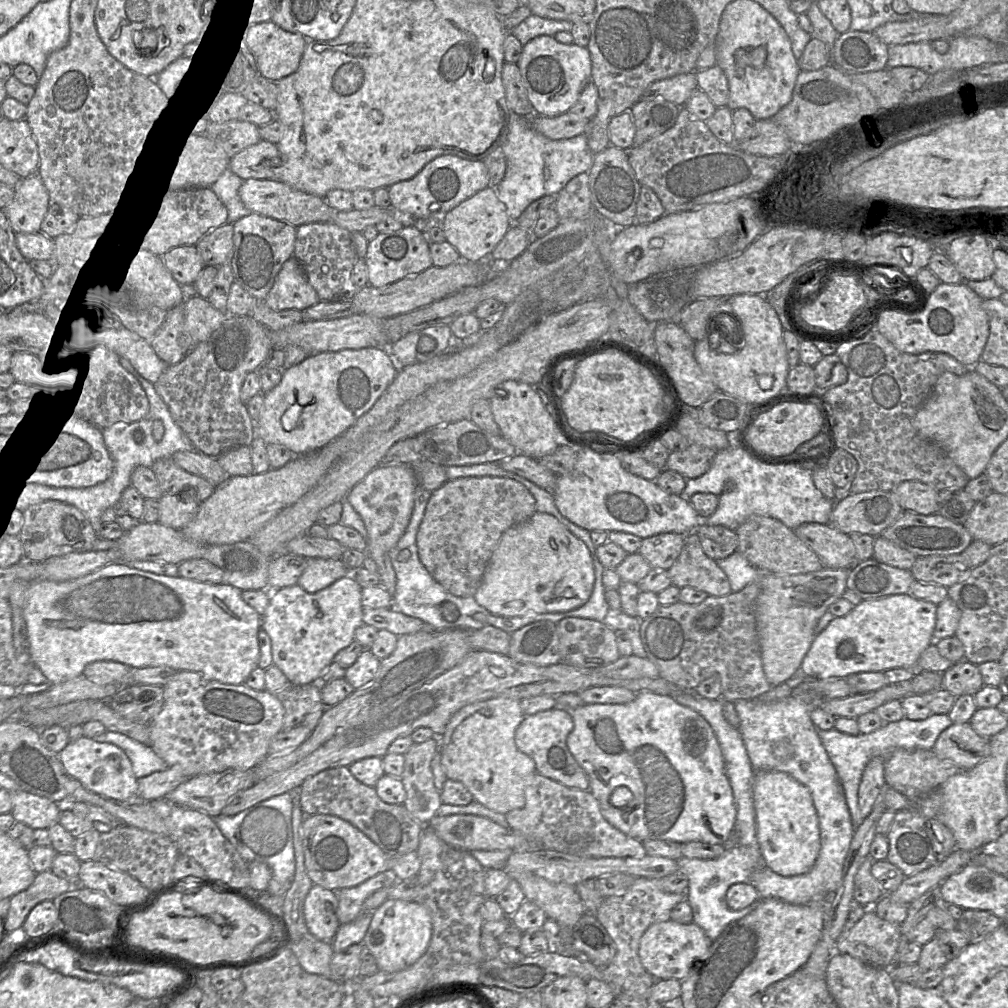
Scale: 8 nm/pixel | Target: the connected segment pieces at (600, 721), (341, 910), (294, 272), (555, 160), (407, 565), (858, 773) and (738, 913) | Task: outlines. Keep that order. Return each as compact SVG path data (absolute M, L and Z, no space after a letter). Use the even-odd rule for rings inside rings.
M640 691L636 693L633 701L625 704L583 704L571 712L574 727L567 737L567 746L578 764L586 772L590 788L594 798L597 800L601 814L616 829L629 837L640 842L647 839L666 840L678 843L691 841L706 842L709 844L723 844L733 834L735 830L737 808L733 795L733 790L726 774L725 761L717 737L706 719L693 709L679 704L671 695L659 695L651 691ZM618 787L627 787L632 793L629 804L616 808L610 802L612 793Z
M389 869L355 887L336 891L338 899L337 917L340 924L352 922L363 913L363 903L376 891L398 882L396 873Z
M295 257L282 265L274 284L263 302L272 310L303 311L320 302L314 288Z
M511 112L511 123L500 146L506 158L506 173L495 186L496 196L502 201L511 221L516 221L523 211L535 200L545 195L557 195L560 190L578 174L590 170L594 154L584 134L569 139L552 140L537 132L530 117Z
M480 463L463 466L447 466L445 467L445 471L448 480L455 480L465 477L492 476L510 478L523 484L535 498L537 512L547 513L554 516L557 520L564 524L572 534L582 540L588 547L595 570L595 583L592 594L589 600L584 605L573 610L569 610L566 612L550 613L536 613L533 611L529 611L523 616L515 616L512 618L497 616L490 613L483 606L479 605L476 602L475 598L472 596L458 597L452 595L451 593L446 591L442 587L442 585L440 585L431 576L425 566L421 563L418 555L417 534L421 522L424 518L425 511L431 498L432 492L424 490L422 488L417 488L414 493L414 508L409 525L407 526L405 533L397 542L396 546L389 552L390 559L396 574L396 586L393 593L393 606L396 609L398 609L400 612L407 616L422 620L435 630L447 630L451 628L459 628L463 630L479 630L486 626L493 626L511 634L521 629L527 624L540 620L549 620L554 623L558 623L561 619L567 617L576 617L603 622L605 616L608 613L609 605L605 599L605 587L603 586L602 582L604 567L597 556L597 547L594 546L592 542L590 531L572 523L559 512L558 508L555 505L552 492L547 492L545 489L539 487L530 480L521 477L515 473L504 470L499 463Z
M932 714L924 720L911 720L904 718L896 722L884 723L881 728L869 734L859 733L858 735L848 735L835 729L818 729L818 735L843 786L854 831L864 820L861 817L858 807L858 790L863 771L868 762L874 757L887 759L896 749L933 750L939 735L951 726L951 724L953 723L948 714Z
M735 846L715 859L681 857L677 862L678 871L688 877L686 900L693 911L693 922L704 930L711 941L716 940L730 923L743 918L757 908L759 900L741 910L731 910L725 900L726 892L731 885L750 882L758 868L756 861L751 858L750 848Z

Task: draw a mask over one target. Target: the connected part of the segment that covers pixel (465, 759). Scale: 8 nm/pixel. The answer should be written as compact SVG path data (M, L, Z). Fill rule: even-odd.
M496 697L475 702L459 709L450 718L445 732L439 738L441 762L448 779L463 783L476 802L503 815L525 805L525 788L537 773L534 760L521 752L515 743L515 732L525 715L520 701Z

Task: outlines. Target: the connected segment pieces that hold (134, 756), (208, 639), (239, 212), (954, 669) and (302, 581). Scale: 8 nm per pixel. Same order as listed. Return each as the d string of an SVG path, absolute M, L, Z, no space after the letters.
M107 730L92 739L97 742L111 743L121 748L129 758L137 779L154 772L164 771L169 767L150 746L133 740L122 733Z
M122 561L111 562L104 567L75 580L54 582L37 579L28 584L23 615L27 628L29 655L32 663L41 670L47 682L58 684L83 675L84 668L96 661L114 661L130 668L167 666L175 671L193 671L203 674L209 680L238 685L243 684L250 673L258 667L260 651L258 632L261 629L261 616L242 598L242 590L229 584L199 582L180 576L171 577L145 572Z
M227 168L209 187L226 207L228 212L227 223L233 224L251 213L244 206L239 196L242 183L243 180Z
M962 660L943 673L941 688L954 694L975 695L984 686L978 666Z
M308 558L297 584L308 593L318 592L351 574L342 559Z

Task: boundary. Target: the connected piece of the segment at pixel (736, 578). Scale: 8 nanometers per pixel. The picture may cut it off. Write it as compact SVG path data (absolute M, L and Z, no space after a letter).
M739 551L733 552L731 555L724 559L720 559L716 561L719 567L724 571L727 575L731 591L738 592L741 591L744 587L750 584L753 580L760 577L763 573L770 572L761 572L758 568L753 566Z

